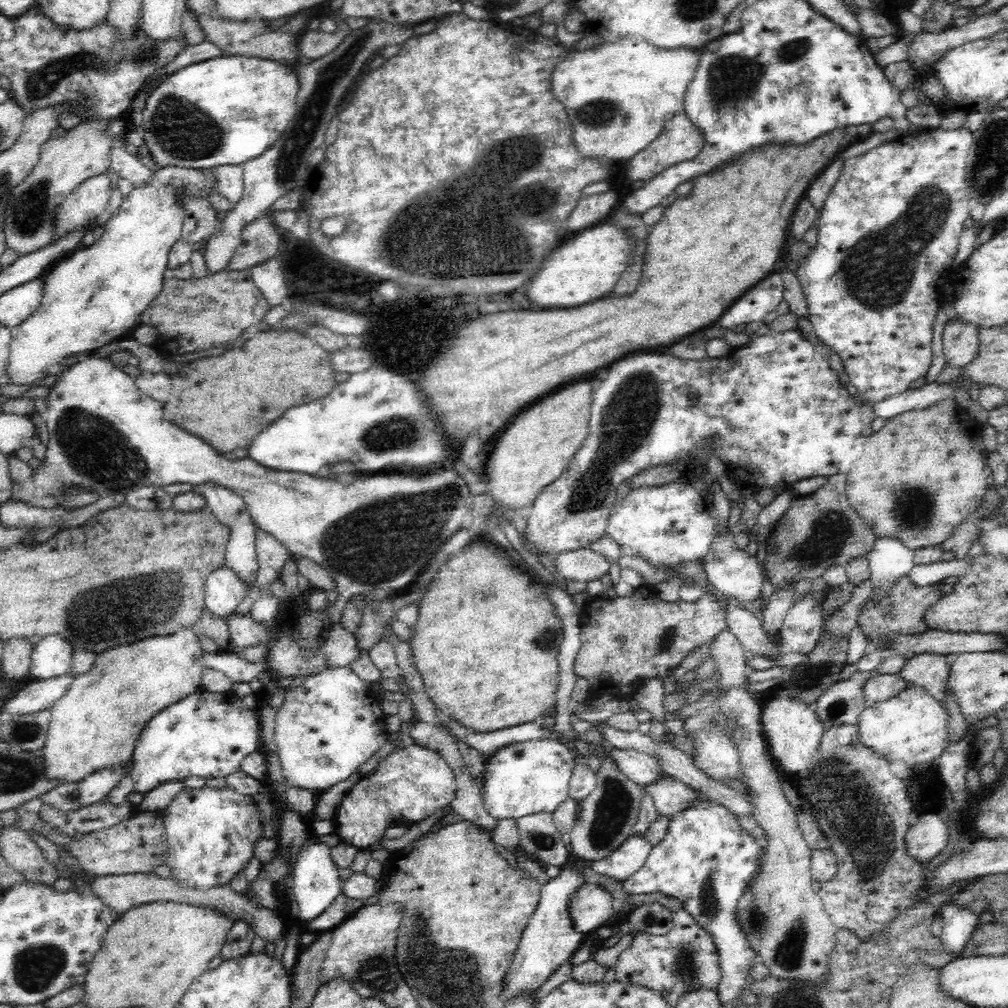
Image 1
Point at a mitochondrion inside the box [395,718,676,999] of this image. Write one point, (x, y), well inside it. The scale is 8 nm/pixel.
(612, 812)

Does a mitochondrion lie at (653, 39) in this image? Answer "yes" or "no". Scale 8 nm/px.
no

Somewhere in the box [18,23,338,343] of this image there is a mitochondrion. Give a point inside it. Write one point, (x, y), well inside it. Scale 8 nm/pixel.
(41, 83)

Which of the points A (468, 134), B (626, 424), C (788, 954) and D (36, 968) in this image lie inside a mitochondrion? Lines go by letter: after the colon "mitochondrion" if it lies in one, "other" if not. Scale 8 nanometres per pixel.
A: other
B: mitochondrion
C: mitochondrion
D: mitochondrion

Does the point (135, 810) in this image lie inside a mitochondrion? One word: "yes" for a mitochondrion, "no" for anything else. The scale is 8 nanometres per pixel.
no

